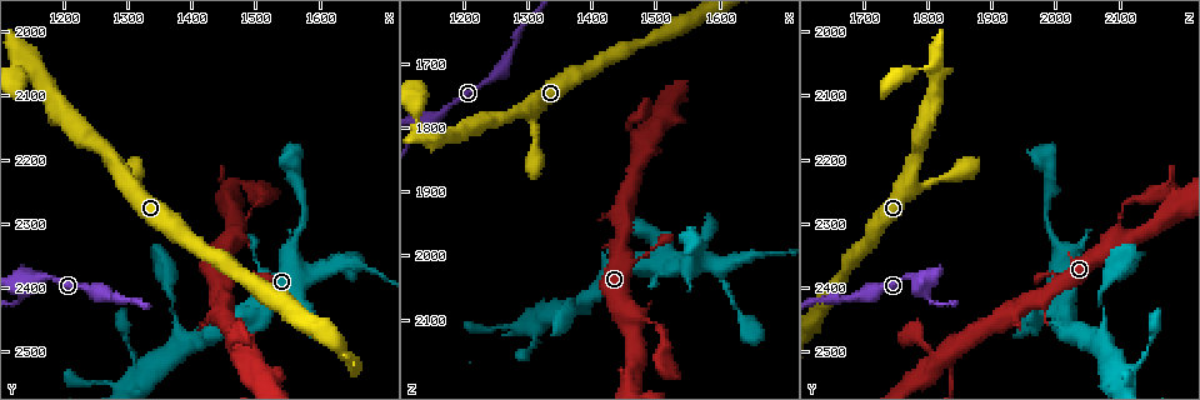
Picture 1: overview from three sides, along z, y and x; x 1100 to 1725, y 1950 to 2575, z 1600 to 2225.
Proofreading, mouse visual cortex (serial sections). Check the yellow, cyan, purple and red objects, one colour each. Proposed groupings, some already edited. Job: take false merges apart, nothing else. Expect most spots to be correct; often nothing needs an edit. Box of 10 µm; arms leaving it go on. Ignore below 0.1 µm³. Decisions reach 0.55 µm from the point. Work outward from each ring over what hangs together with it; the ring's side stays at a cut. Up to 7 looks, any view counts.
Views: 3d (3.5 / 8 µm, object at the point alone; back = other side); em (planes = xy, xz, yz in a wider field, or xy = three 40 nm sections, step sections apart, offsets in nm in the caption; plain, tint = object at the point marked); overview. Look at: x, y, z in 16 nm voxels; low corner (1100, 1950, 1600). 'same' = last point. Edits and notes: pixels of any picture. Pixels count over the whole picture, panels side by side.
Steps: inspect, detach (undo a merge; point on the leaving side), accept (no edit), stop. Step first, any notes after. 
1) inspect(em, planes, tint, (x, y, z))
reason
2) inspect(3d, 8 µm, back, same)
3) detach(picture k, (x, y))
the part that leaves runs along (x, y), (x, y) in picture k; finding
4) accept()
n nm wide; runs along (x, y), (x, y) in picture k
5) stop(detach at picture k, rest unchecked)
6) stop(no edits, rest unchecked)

inspect(3d, 3.5 µm, (1475, 2315, 2095))
a narrow waist

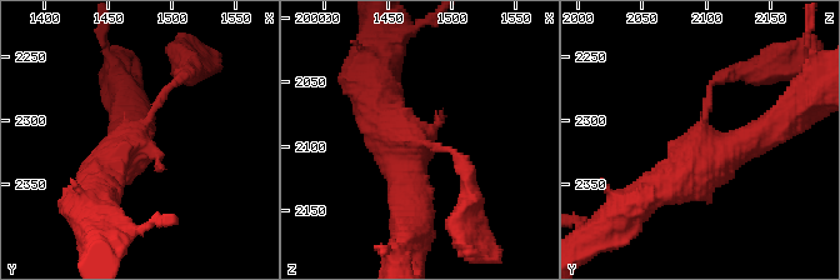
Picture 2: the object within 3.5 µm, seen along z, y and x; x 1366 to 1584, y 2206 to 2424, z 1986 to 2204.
accept()
runs along (650, 196), (784, 120) in picture 2; one cell here

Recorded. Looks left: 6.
inspect(3d, 3.5 µm, (1555, 2325, 2000))
sudden change in width

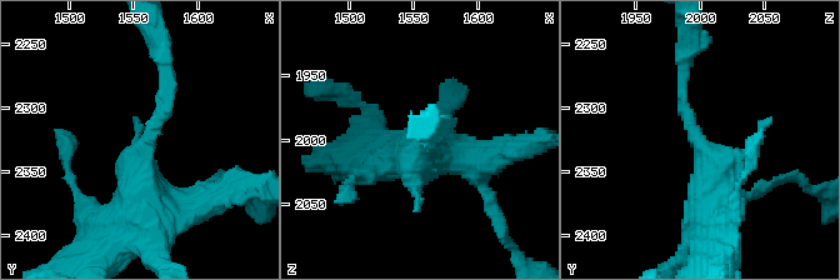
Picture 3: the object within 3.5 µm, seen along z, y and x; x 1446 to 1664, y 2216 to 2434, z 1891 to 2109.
inspect(em, xy, step 3, tint, (1556, 2326, 2000))

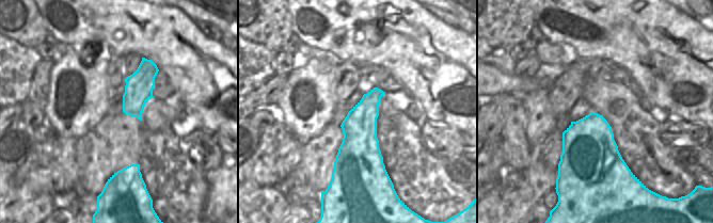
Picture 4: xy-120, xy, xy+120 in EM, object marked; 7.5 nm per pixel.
accept()
runs along (120, 223), (165, 69) in picture 3; one cell here

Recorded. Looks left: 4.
inspect(3d, 8 µm, (1470, 2505, 1815))
sharp bend

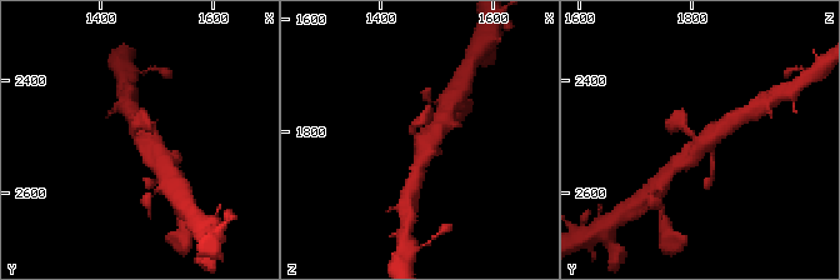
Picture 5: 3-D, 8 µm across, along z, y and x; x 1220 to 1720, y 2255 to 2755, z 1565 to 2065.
inspect(em, xy, step 2, tint, same)
4 arms; arms of 100, 200, 400, 500 nm

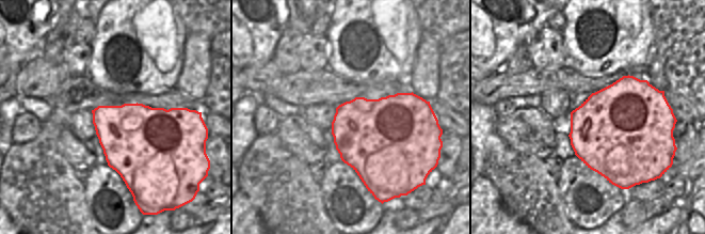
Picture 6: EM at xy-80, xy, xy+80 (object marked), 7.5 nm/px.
accept()
runs along (725, 124), (698, 149), (675, 164) in picture 5; one cell here

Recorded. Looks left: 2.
stop(no edits, rest unchecked)

